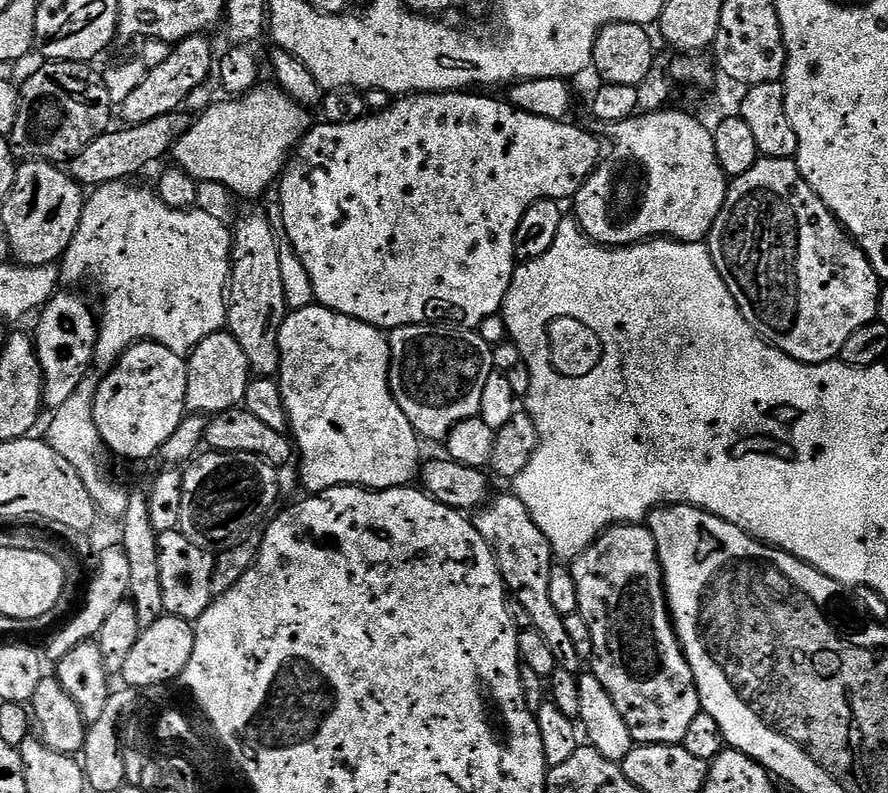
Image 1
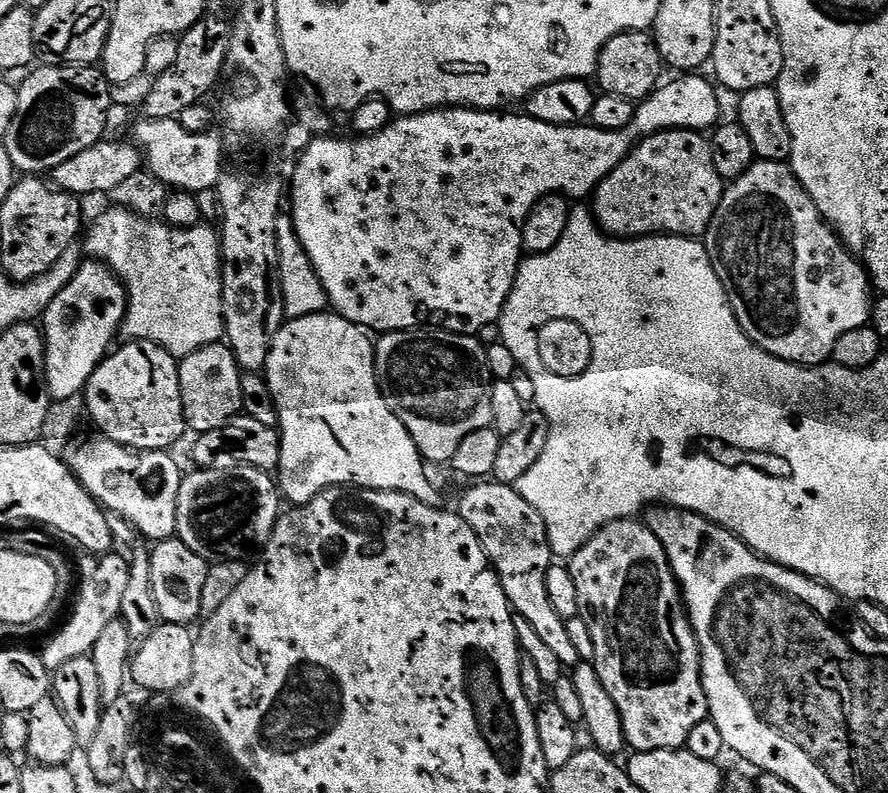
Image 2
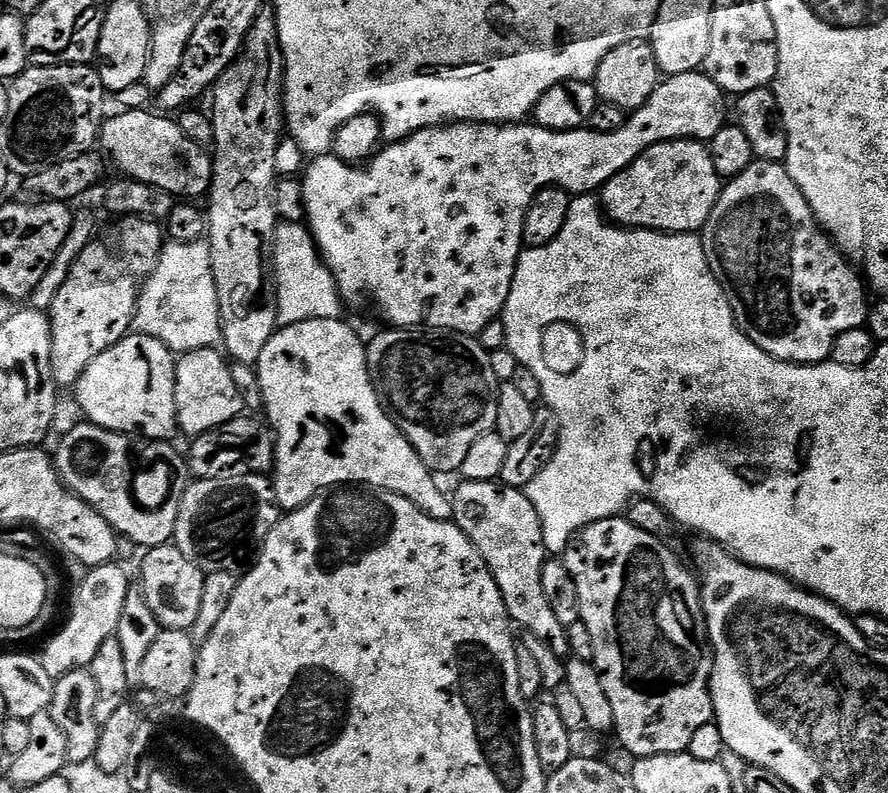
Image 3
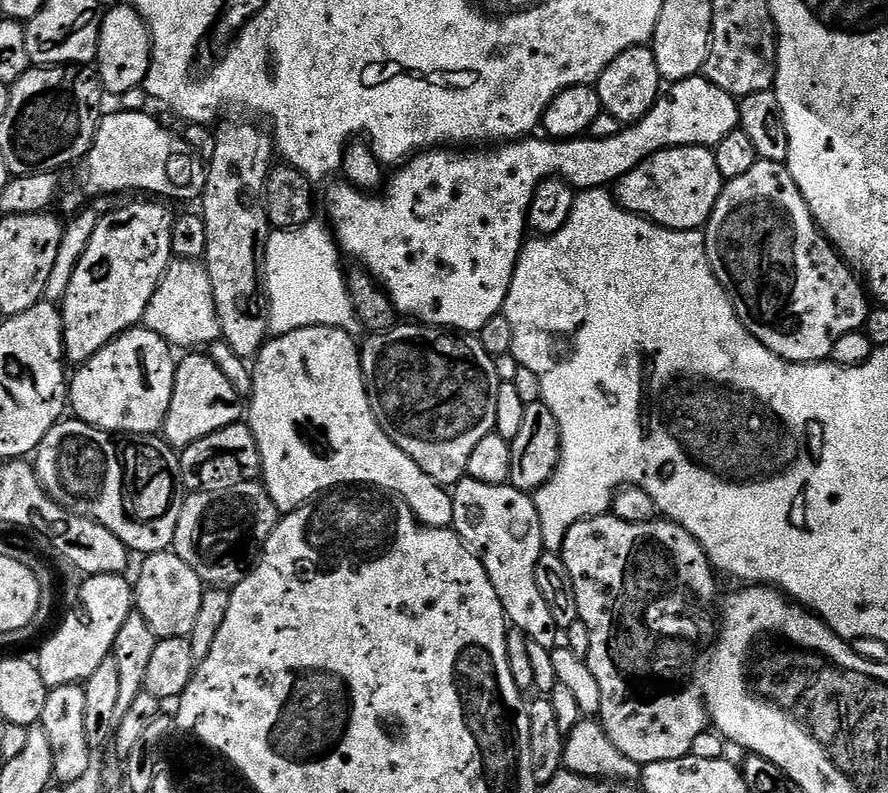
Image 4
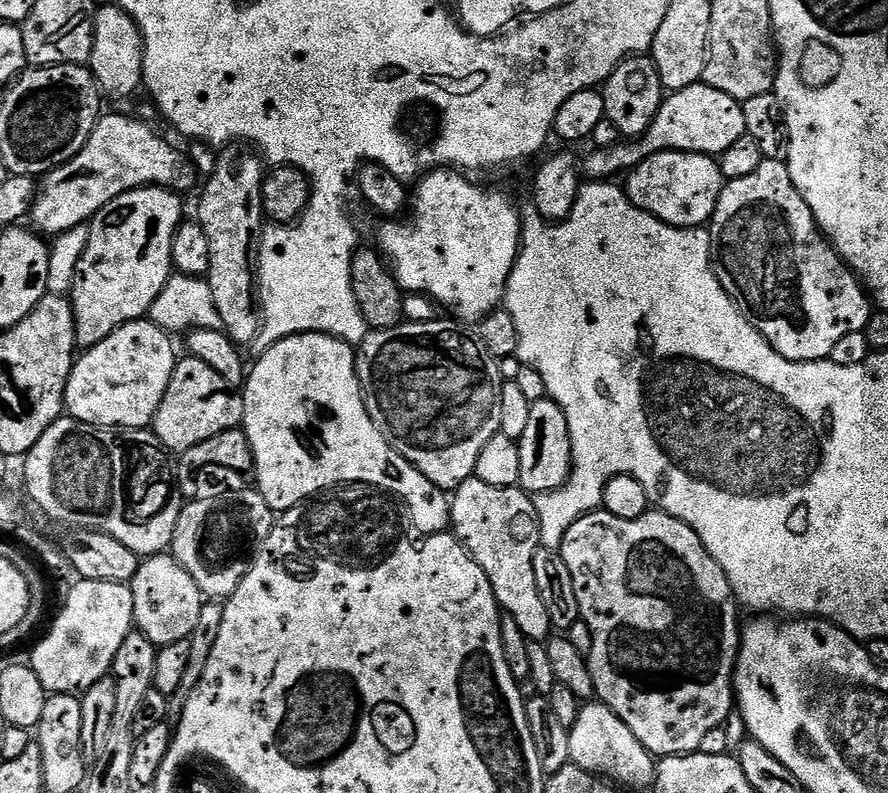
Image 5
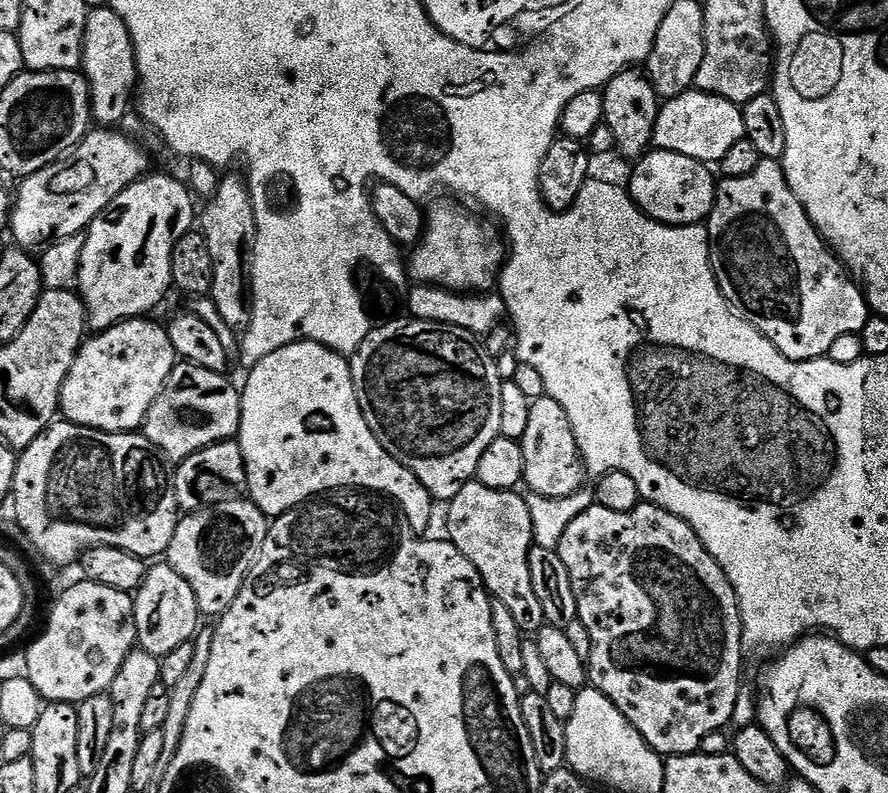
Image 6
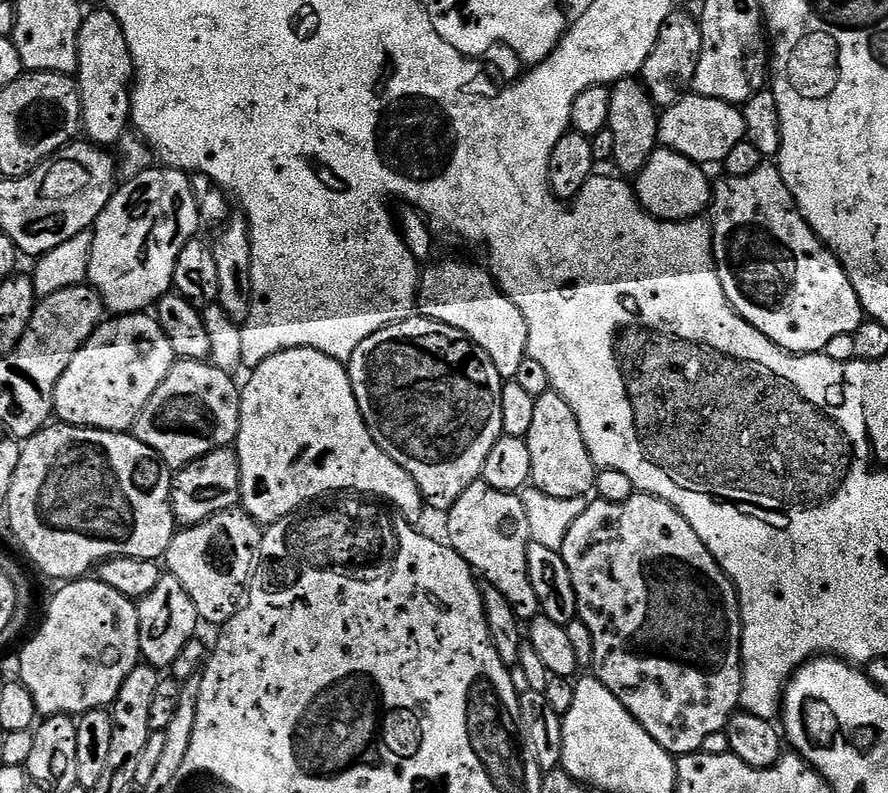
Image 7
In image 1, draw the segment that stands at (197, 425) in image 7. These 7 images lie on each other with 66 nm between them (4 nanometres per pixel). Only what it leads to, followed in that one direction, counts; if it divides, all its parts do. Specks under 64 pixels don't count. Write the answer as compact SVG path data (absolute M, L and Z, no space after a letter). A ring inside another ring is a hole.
M221 330L210 334L210 338L203 340L190 353L186 363L188 366L186 408L189 413L211 418L217 416L219 412L228 412L231 408L243 405L250 369L242 346L238 346L231 332Z

